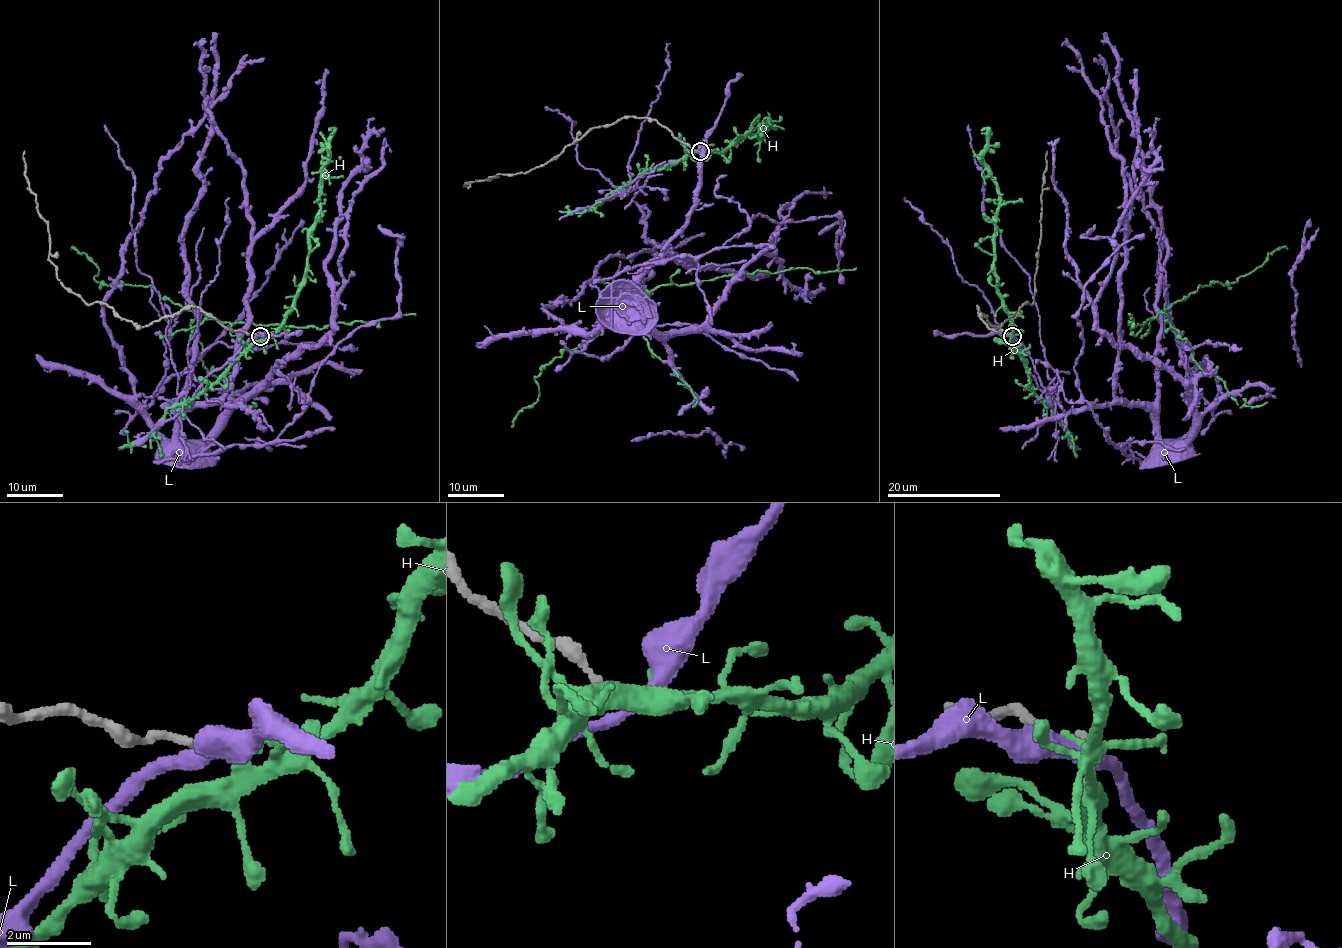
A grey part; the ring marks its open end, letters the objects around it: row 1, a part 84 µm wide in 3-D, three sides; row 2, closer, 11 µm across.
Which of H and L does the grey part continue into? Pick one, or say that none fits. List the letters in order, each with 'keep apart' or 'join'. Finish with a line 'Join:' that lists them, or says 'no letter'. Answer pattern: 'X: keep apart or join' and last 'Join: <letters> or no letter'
H: keep apart
L: keep apart
Join: no letter

